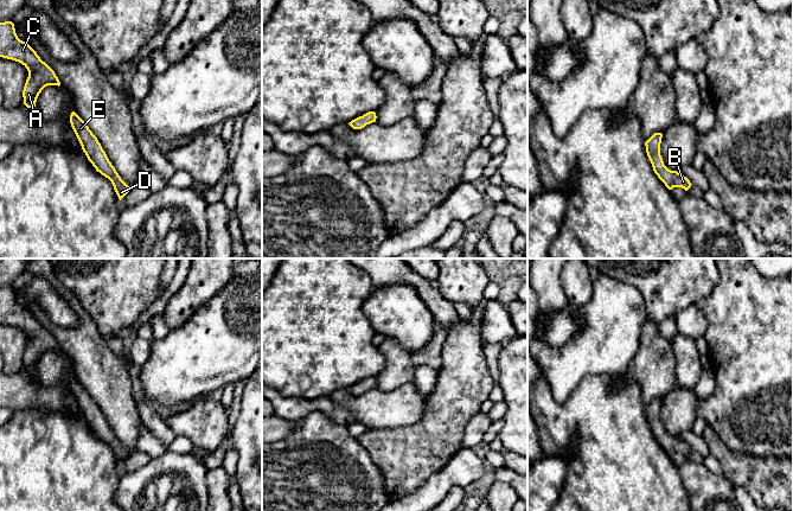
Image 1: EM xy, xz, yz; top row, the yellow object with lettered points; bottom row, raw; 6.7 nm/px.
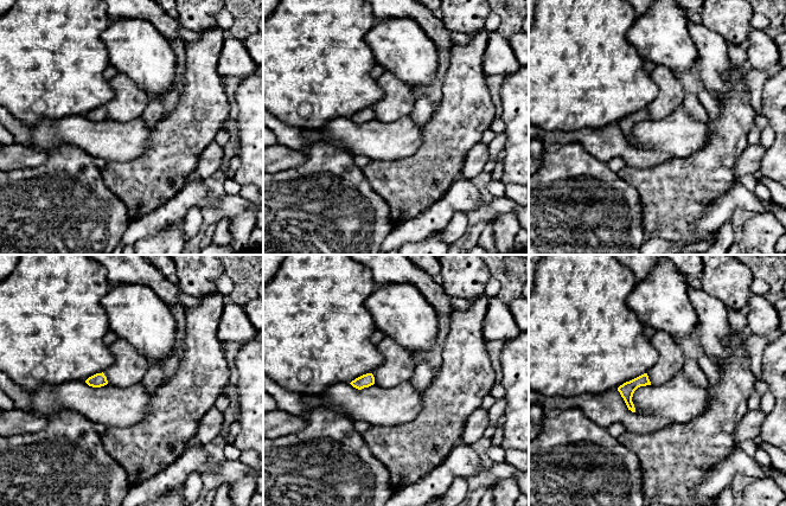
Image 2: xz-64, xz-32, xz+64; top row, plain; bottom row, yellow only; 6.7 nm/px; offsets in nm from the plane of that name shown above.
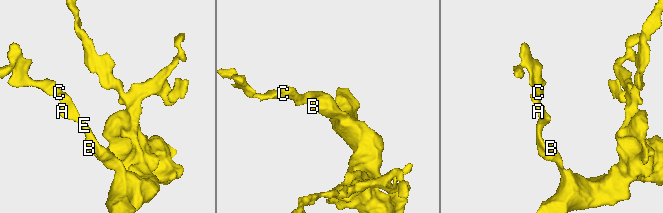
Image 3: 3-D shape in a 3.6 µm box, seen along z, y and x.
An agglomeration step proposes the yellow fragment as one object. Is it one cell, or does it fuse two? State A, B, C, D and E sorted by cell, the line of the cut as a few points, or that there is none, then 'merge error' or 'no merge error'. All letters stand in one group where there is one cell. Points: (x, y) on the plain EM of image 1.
groups A B C D E; cut none; no merge error

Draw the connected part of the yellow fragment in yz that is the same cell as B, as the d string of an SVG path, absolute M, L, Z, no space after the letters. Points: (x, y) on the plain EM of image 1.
M654 398L646 408L646 419L652 429L654 439L669 455L682 453L688 456L691 453L690 446L677 436L669 435L660 421L661 398Z

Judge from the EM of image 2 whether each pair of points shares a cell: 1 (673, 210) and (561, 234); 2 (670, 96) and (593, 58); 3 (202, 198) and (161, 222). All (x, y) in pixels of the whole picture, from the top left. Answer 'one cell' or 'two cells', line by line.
1: two cells
2: two cells
3: one cell

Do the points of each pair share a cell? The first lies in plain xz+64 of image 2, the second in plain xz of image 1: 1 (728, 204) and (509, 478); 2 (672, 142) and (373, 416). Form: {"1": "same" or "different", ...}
{"1": "different", "2": "same"}

